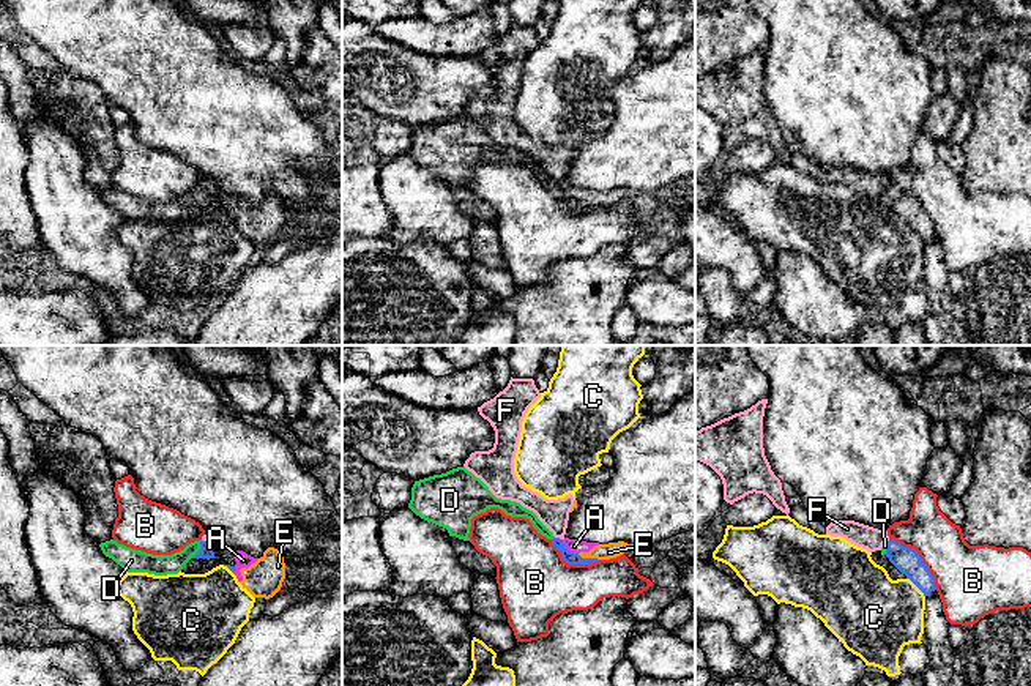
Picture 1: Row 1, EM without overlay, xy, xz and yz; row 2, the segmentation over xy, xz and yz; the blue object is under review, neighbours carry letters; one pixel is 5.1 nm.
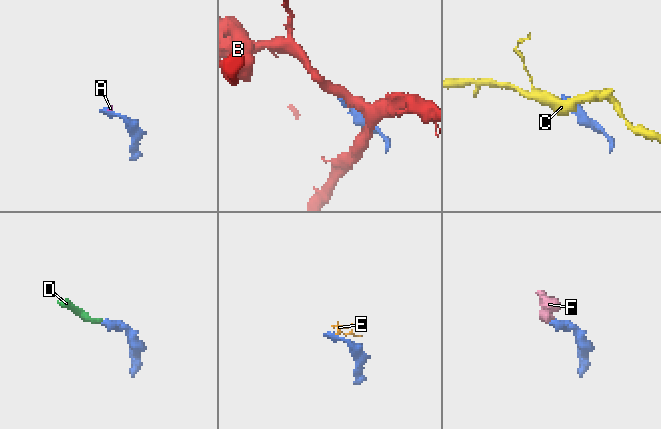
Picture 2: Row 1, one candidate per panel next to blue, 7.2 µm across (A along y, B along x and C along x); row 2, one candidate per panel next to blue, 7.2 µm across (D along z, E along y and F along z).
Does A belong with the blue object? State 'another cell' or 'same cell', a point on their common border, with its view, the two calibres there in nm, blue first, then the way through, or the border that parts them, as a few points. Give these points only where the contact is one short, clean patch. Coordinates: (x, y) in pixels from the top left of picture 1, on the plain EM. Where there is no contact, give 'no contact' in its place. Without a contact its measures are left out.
another cell; contact xz (566, 196); calibres 60 and 70 nm; border xz (562, 186), (569, 197), (577, 201)

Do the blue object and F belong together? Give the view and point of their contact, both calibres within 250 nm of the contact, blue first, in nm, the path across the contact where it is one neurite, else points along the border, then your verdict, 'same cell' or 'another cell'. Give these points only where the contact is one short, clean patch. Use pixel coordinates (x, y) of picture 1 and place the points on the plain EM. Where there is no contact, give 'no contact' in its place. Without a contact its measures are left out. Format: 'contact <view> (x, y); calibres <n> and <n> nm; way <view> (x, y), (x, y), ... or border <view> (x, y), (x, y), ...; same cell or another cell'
contact xz (558, 185); calibres 60 and 150 nm; border xz (555, 183), (562, 186); another cell

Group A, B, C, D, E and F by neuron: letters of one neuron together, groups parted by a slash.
A E F / B / C / D

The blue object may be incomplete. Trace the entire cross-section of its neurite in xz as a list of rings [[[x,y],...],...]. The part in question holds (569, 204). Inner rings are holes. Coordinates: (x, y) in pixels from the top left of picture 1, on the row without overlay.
[[[553,185],[552,191],[560,197],[568,211],[591,211],[599,208],[597,205],[582,205],[579,200],[569,199],[560,185]]]

